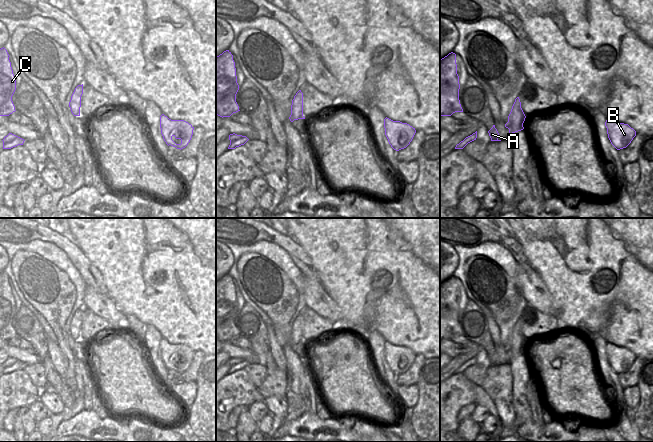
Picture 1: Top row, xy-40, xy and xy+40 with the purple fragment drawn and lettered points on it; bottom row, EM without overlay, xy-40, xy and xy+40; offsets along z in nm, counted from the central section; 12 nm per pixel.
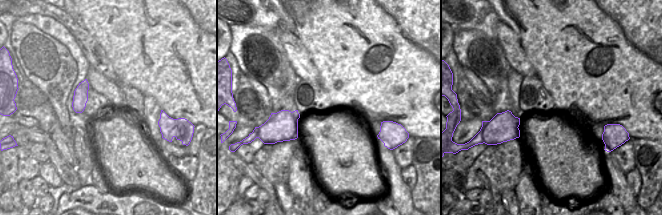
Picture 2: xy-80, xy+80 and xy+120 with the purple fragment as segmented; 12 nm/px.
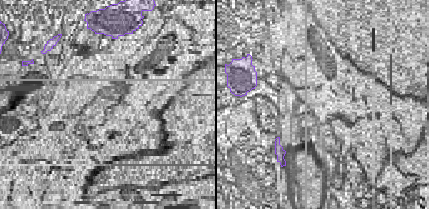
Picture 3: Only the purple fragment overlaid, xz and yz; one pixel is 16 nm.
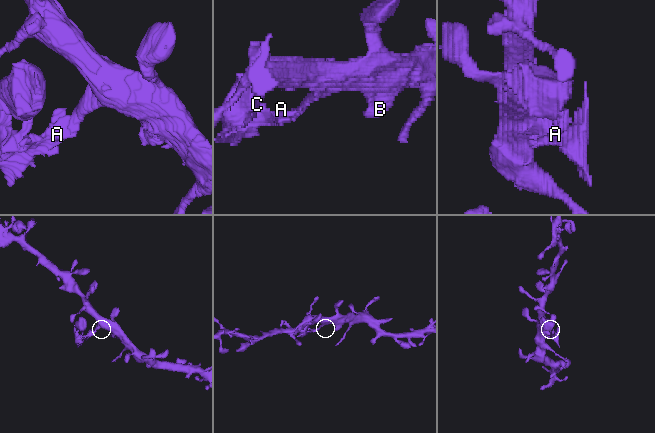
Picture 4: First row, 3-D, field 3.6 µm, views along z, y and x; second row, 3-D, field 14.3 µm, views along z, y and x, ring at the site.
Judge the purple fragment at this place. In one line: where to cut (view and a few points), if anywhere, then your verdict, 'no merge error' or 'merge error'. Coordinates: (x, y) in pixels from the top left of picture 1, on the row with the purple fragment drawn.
cut in xy along (292, 102), (295, 119); merge error

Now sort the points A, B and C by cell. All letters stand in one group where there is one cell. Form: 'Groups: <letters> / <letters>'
Groups: A C / B

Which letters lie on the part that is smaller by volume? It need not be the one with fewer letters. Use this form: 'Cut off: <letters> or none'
Cut off: A, C

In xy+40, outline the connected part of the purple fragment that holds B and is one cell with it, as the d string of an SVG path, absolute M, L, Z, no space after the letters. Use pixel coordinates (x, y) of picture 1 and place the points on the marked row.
M607 119L605 126L607 128L608 138L617 150L626 148L636 136L636 131L628 124Z

